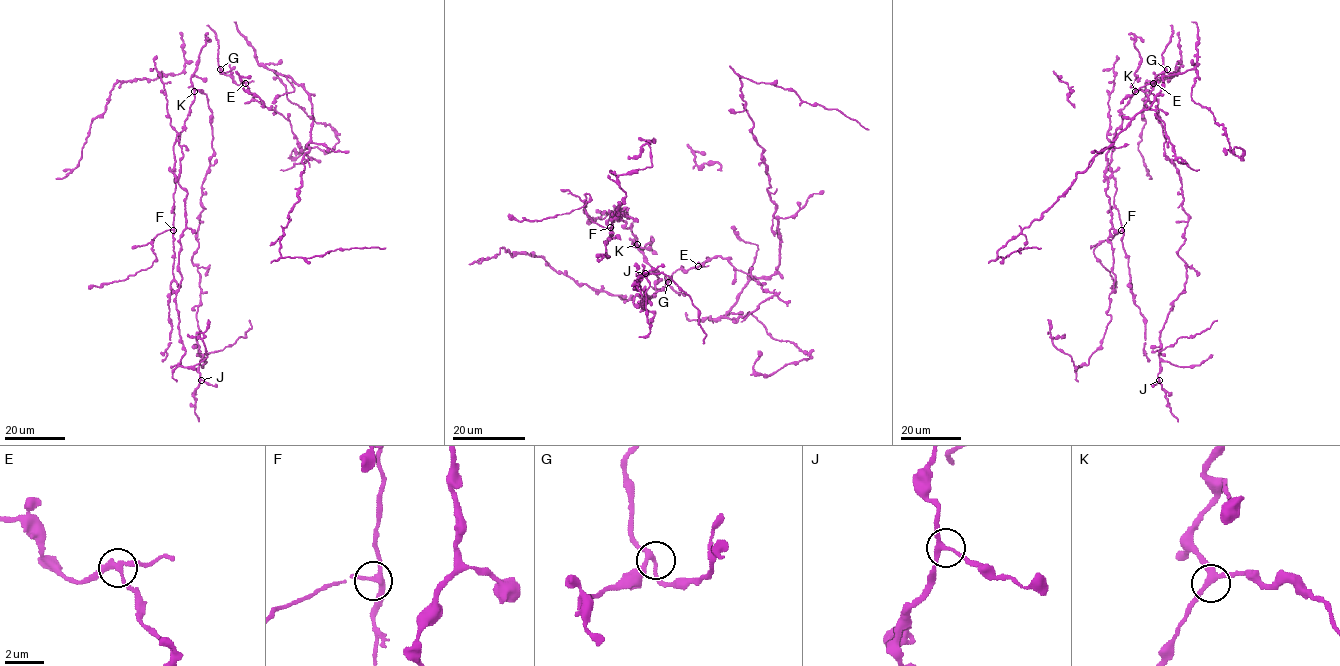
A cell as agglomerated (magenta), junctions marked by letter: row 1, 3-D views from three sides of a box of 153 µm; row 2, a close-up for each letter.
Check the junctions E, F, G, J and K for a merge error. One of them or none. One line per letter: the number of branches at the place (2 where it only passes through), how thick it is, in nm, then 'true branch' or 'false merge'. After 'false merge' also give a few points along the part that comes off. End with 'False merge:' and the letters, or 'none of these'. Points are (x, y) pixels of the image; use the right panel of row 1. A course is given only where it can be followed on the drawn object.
E: branches 3; calibre 240 nm; false merge; course (1153, 83), (1145, 105), (1164, 123), (1165, 135), (1179, 162), (1199, 170)
F: branches 3; calibre 240 nm; true branch
G: branches 3; calibre 220 nm; true branch
J: branches 3; calibre 220 nm; true branch
K: branches 3; calibre 240 nm; true branch
False merge: E

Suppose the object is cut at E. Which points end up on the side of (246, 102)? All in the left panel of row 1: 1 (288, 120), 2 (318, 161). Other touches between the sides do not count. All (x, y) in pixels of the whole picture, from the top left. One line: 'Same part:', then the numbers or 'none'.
Same part: 1, 2

